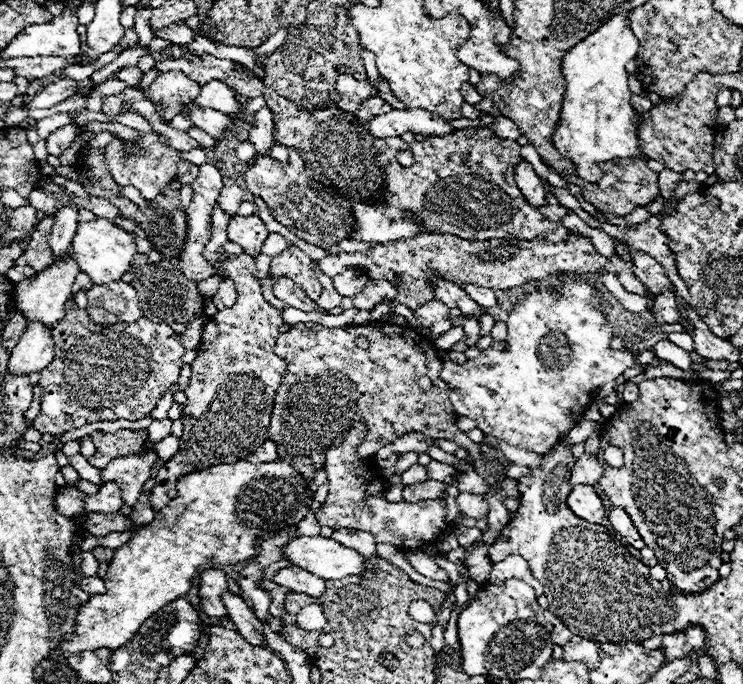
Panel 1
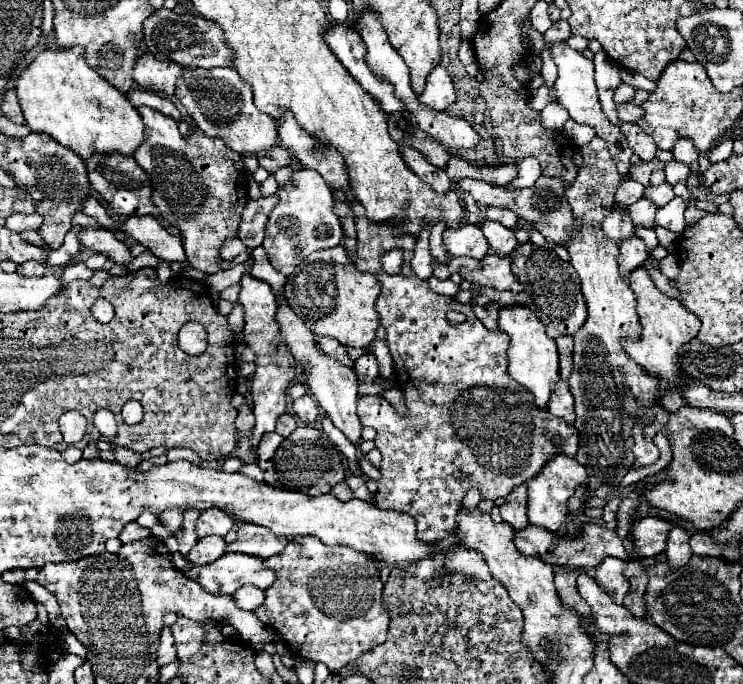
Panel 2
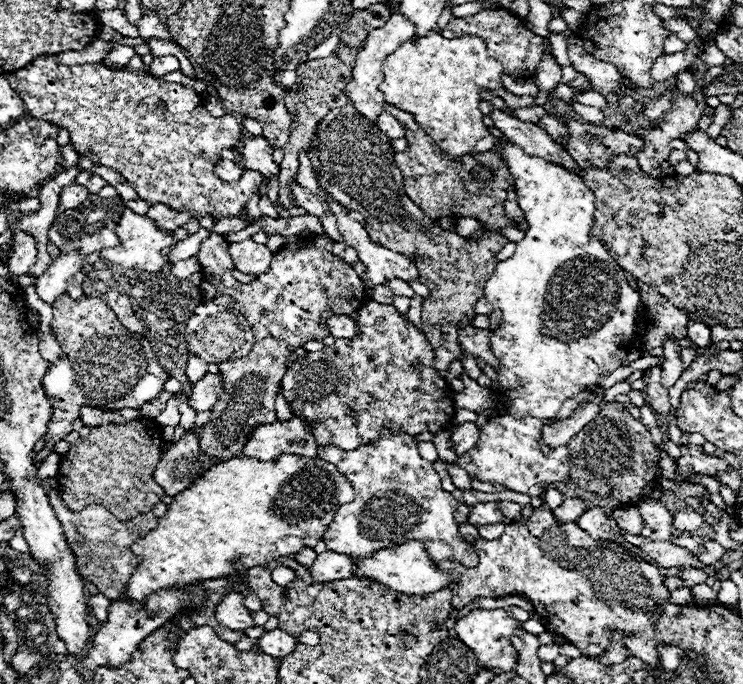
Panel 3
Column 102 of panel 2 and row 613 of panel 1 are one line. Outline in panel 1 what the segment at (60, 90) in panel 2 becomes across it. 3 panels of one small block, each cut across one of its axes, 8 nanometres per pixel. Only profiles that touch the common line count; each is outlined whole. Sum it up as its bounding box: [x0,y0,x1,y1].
[58,458,314,656]

